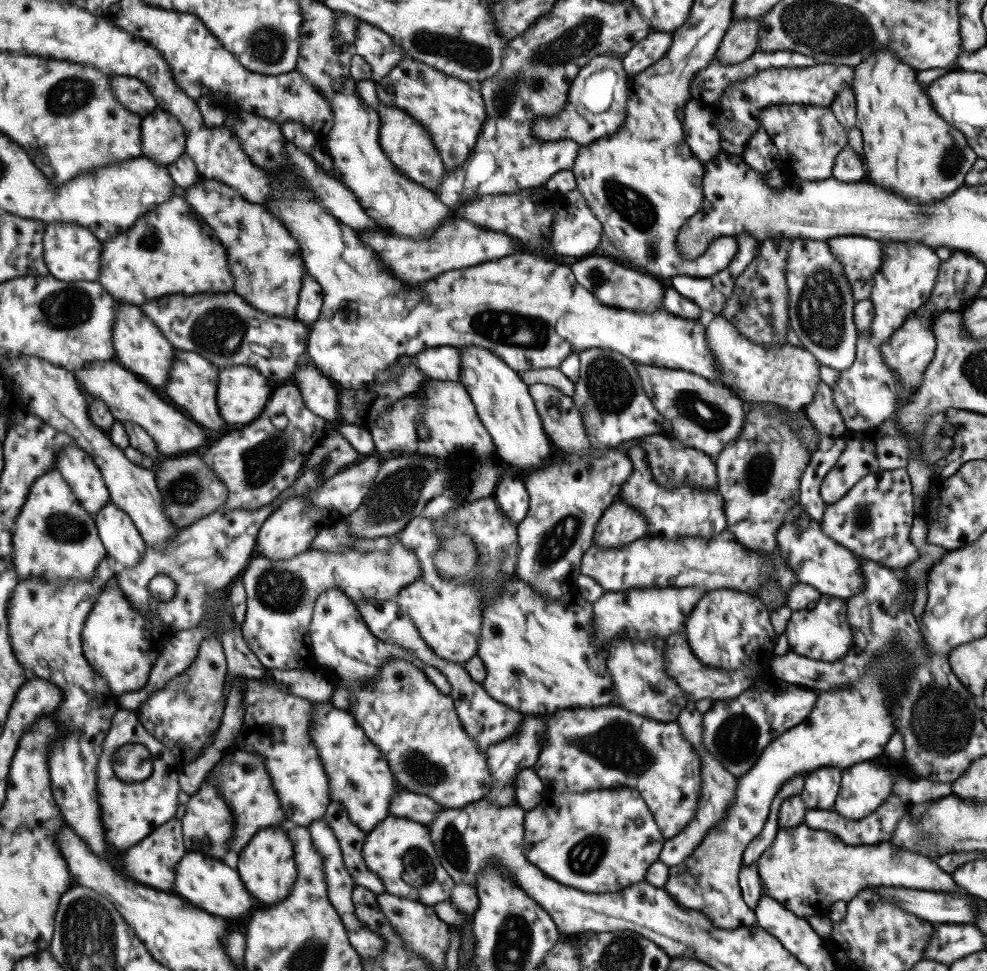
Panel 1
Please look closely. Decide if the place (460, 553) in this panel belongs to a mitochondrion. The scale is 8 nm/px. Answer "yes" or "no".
yes

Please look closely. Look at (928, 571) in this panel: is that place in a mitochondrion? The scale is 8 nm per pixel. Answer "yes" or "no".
no

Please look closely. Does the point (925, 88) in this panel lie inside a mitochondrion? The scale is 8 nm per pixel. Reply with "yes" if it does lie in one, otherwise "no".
no

